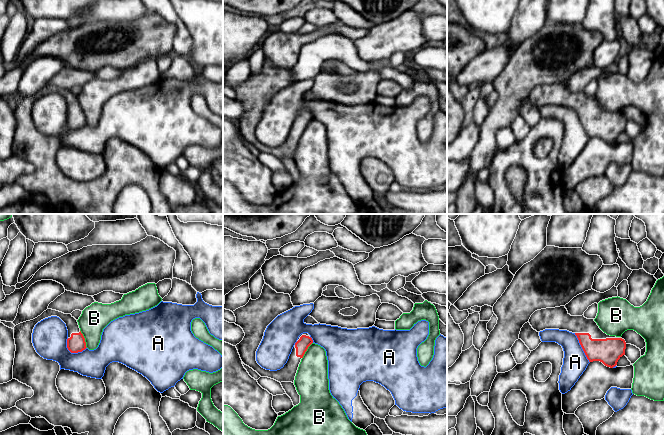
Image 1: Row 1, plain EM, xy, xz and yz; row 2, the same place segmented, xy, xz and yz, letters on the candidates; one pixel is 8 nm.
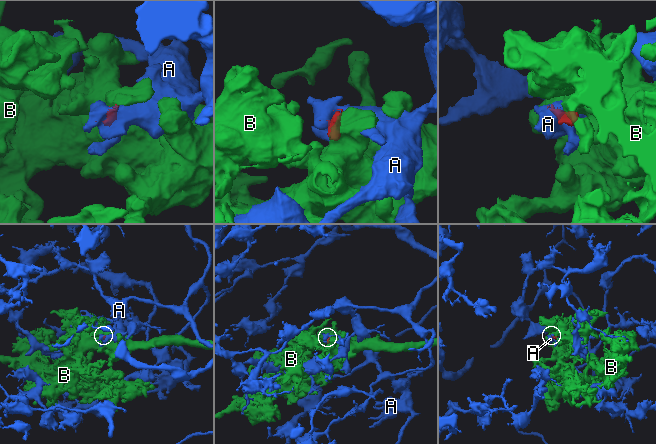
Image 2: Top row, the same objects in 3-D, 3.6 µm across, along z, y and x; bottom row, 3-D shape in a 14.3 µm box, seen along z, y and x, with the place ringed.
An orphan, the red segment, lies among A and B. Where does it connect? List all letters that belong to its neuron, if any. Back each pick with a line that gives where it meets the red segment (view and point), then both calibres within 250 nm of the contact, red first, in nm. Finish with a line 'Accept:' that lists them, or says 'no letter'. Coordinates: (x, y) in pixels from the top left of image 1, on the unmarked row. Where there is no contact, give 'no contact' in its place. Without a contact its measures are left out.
Accept: no letter

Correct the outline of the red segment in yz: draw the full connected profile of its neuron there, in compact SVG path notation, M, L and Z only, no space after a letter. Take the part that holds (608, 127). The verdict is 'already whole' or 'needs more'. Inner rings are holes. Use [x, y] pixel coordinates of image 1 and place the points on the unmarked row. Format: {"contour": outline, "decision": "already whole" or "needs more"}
{"contour": "M565 82L537 86L531 91L529 99L537 108L559 105L574 109L589 138L600 137L613 144L625 131L624 115L607 111L594 95L587 95L584 91L571 92Z", "decision": "needs more"}

